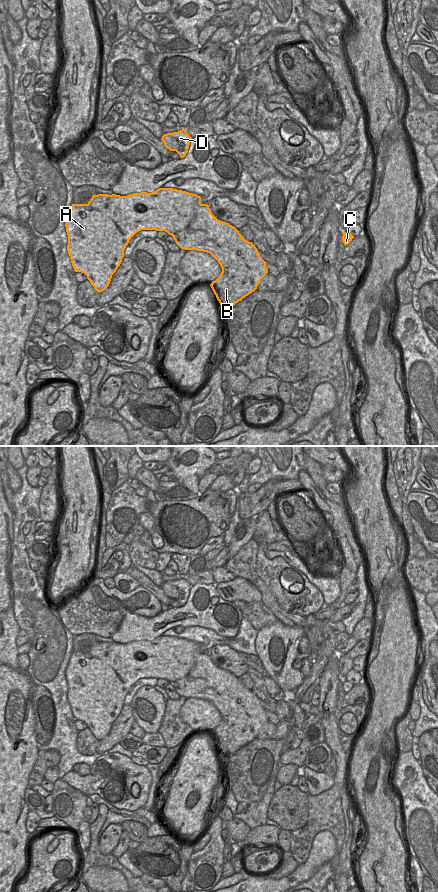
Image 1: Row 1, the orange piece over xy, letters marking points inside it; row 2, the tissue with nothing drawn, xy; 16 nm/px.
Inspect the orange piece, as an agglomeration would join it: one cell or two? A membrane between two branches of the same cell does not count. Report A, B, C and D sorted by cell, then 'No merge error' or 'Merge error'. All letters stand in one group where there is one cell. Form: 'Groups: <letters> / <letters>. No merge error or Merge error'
Groups: A C / B D. Merge error.

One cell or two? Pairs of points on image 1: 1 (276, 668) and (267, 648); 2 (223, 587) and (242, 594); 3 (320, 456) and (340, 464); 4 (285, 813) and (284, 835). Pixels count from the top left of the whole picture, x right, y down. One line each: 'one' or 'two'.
1: one
2: one
3: one
4: two

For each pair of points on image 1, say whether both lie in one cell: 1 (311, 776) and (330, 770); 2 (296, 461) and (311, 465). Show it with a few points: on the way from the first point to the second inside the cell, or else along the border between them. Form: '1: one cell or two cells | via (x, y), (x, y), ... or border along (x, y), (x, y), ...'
1: two cells | border along (323, 771), (333, 777)
2: two cells | border along (303, 456), (303, 467), (305, 469)

